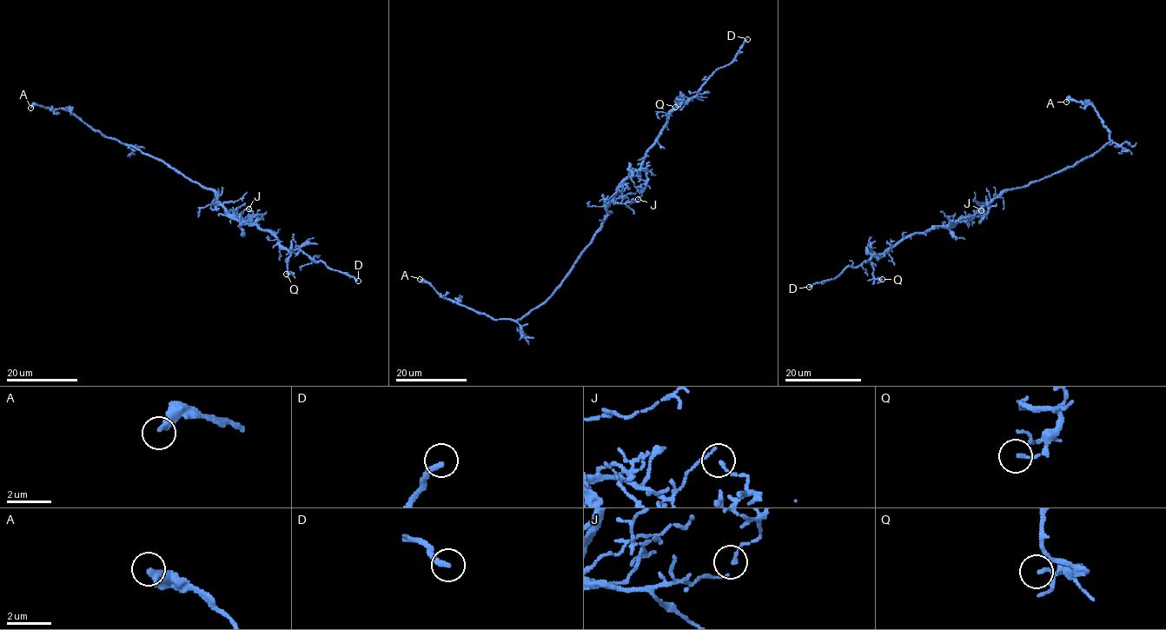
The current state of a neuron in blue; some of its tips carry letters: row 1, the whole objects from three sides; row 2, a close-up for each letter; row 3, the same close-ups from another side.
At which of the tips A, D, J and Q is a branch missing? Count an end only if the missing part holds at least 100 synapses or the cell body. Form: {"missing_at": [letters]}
{"missing_at": ["D"]}

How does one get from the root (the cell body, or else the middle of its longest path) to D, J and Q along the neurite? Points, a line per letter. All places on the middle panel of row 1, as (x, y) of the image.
D: (602, 222), (617, 188), (640, 167), (669, 113), (692, 99), (718, 69), (728, 65), (747, 39)
J: (602, 222), (617, 188), (639, 170), (640, 179), (646, 186), (638, 199)
Q: (602, 222), (617, 188), (640, 167), (646, 150), (680, 96), (676, 99), (682, 101), (681, 104), (675, 107)

